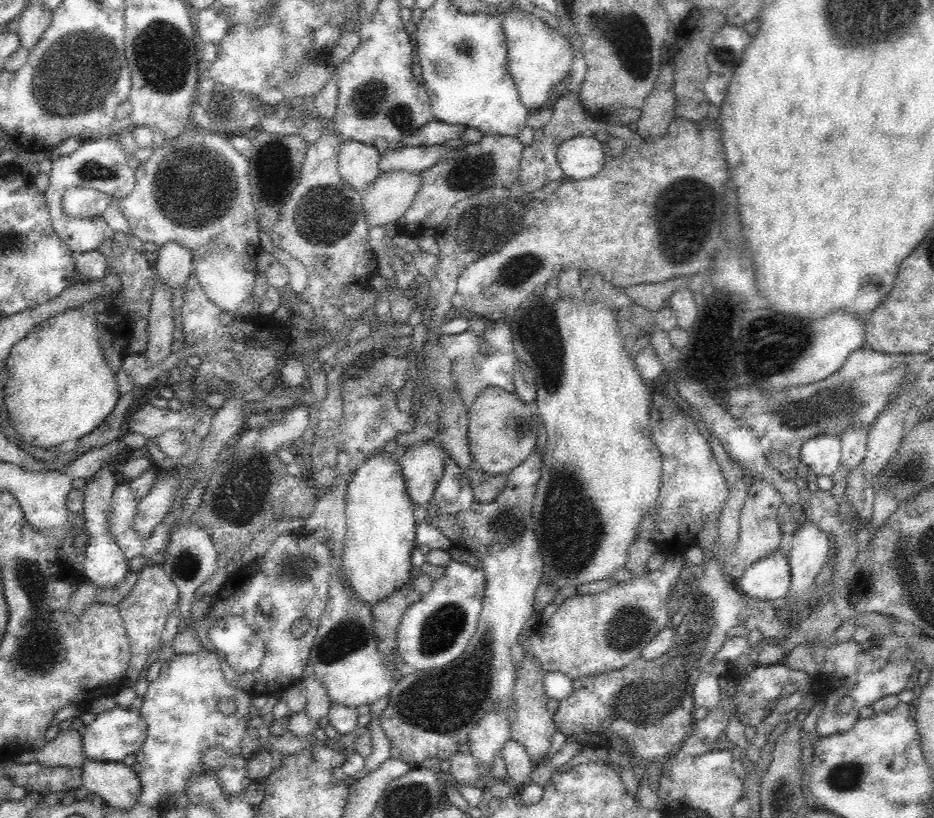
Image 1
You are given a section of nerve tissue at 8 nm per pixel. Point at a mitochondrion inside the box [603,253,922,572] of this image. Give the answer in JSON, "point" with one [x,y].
{"point":[824,405]}

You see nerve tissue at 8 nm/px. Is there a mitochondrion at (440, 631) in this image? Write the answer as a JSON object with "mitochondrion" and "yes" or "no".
{"mitochondrion":"yes"}

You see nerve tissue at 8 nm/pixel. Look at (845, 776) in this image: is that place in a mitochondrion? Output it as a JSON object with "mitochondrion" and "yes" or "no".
{"mitochondrion":"yes"}

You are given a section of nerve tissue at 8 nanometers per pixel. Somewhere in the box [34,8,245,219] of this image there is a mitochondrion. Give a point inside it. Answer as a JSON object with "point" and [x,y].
{"point":[160,56]}

